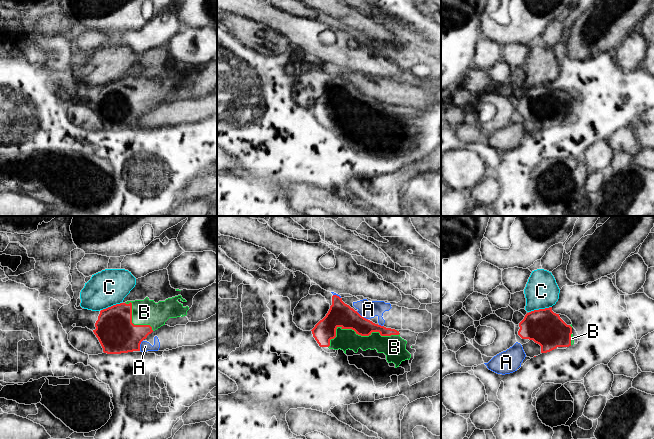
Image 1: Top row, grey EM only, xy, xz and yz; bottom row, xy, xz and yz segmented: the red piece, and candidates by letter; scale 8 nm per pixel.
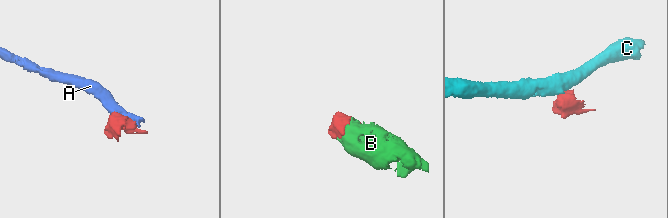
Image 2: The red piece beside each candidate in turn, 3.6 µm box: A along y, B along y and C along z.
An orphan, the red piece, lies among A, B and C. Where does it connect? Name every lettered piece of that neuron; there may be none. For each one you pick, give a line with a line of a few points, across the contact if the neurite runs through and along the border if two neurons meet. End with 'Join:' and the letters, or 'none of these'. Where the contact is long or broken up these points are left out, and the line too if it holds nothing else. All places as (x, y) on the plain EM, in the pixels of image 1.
Join: B

